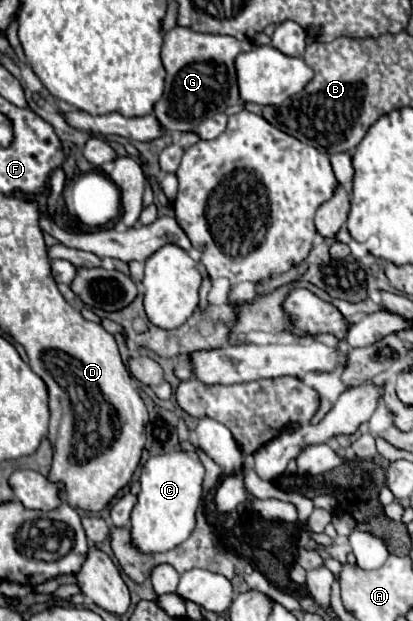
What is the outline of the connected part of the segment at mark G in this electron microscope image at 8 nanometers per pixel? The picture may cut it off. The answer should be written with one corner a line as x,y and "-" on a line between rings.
173,28
163,38
161,60
167,70
165,94
155,104
155,116
167,132
195,132
197,126
211,114
225,112
229,106
239,102
237,78
235,78
235,56
249,52
251,42
241,42
233,36
197,34
189,28

